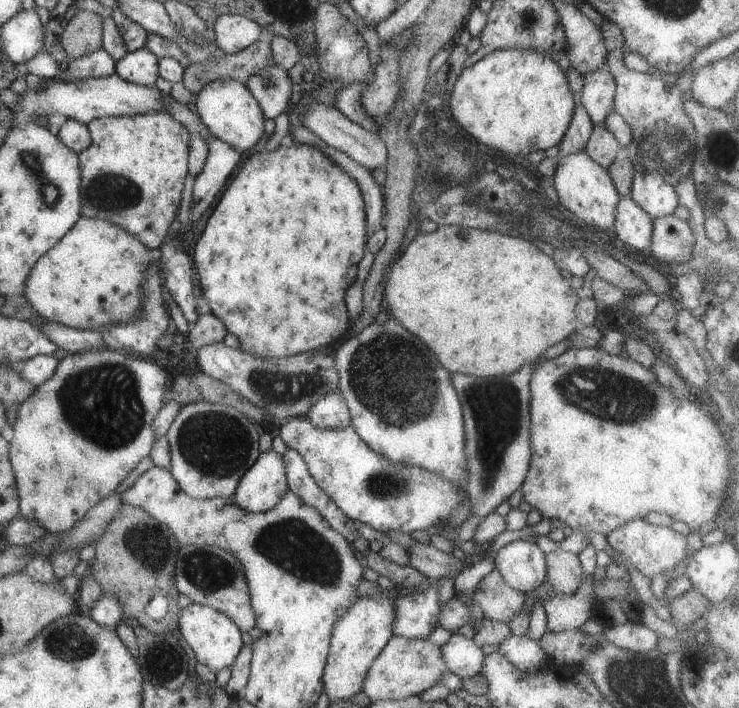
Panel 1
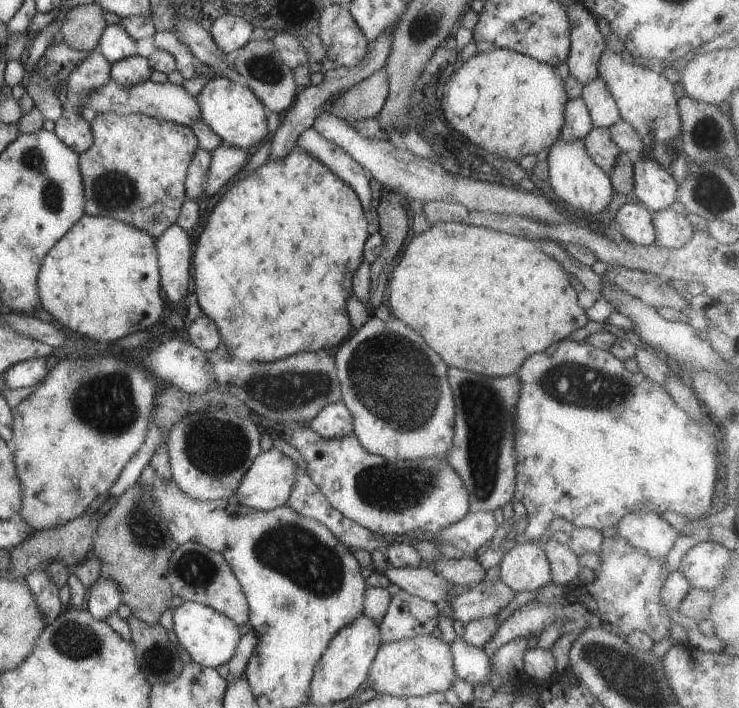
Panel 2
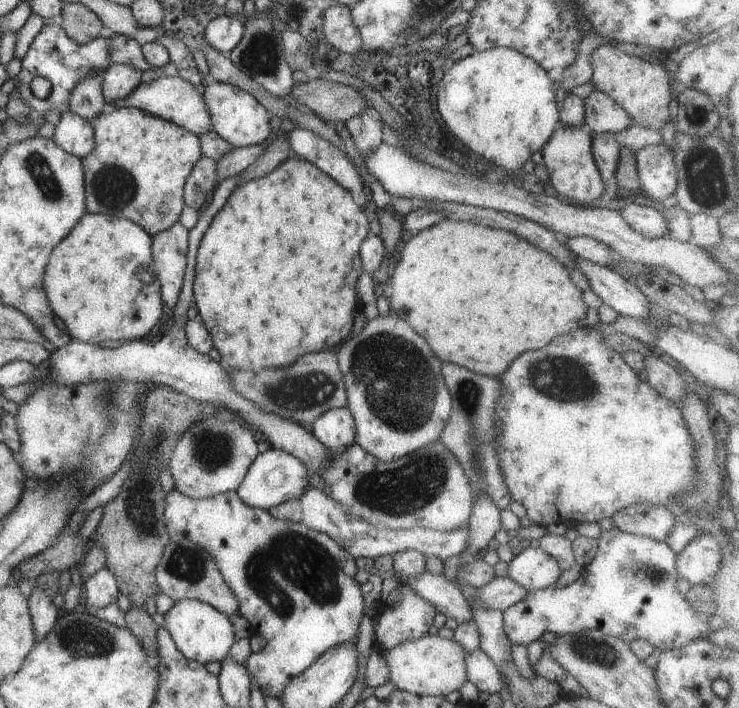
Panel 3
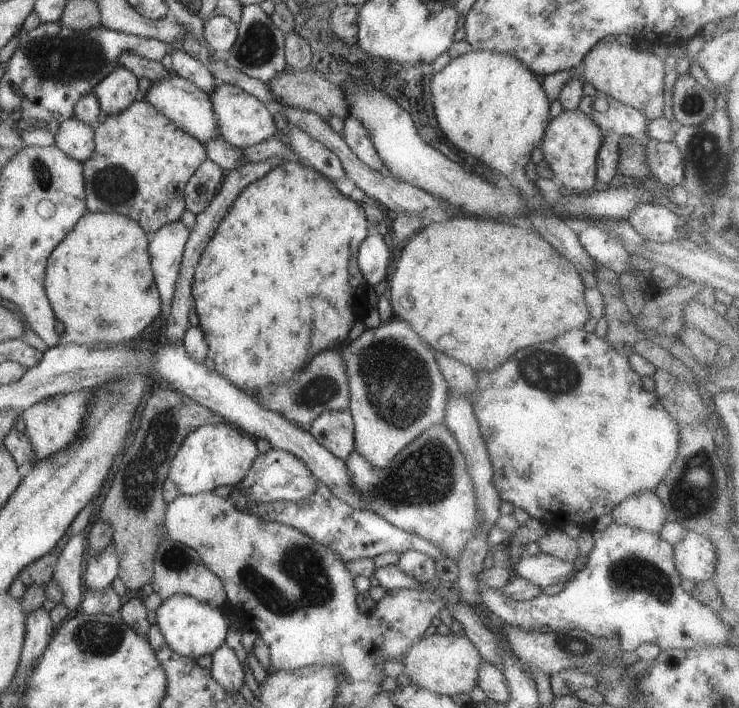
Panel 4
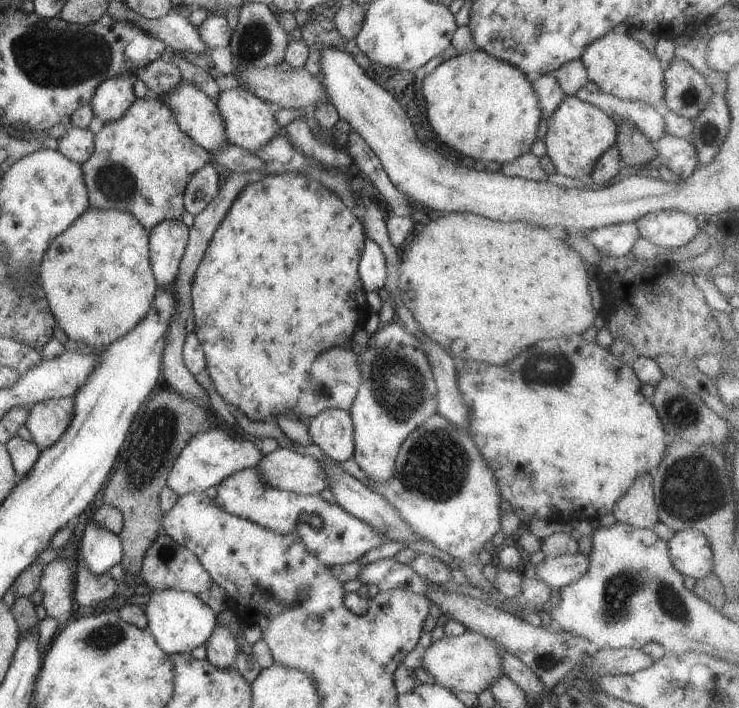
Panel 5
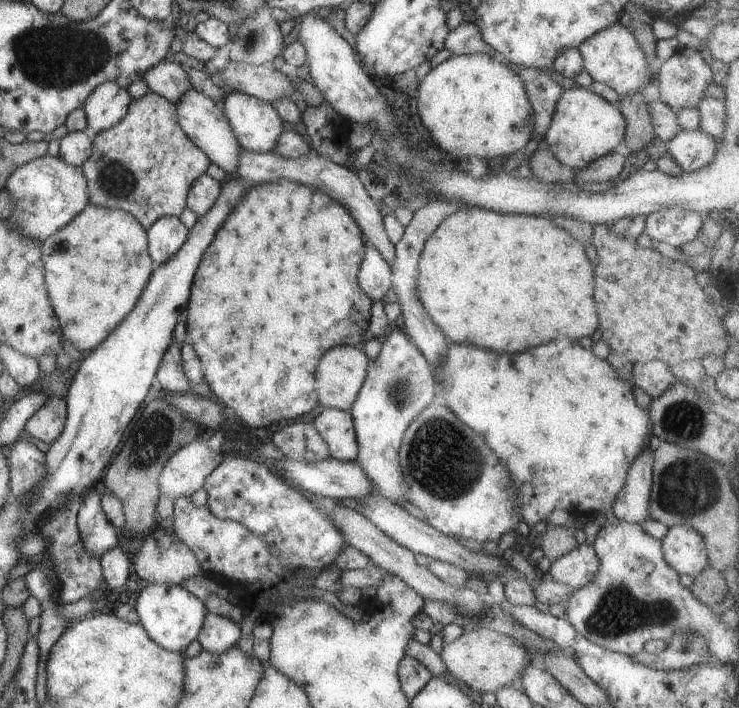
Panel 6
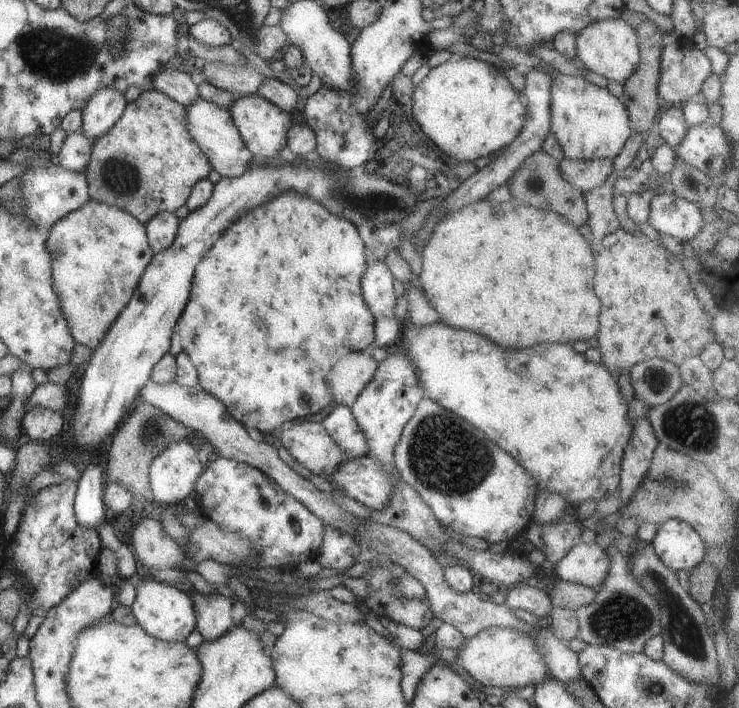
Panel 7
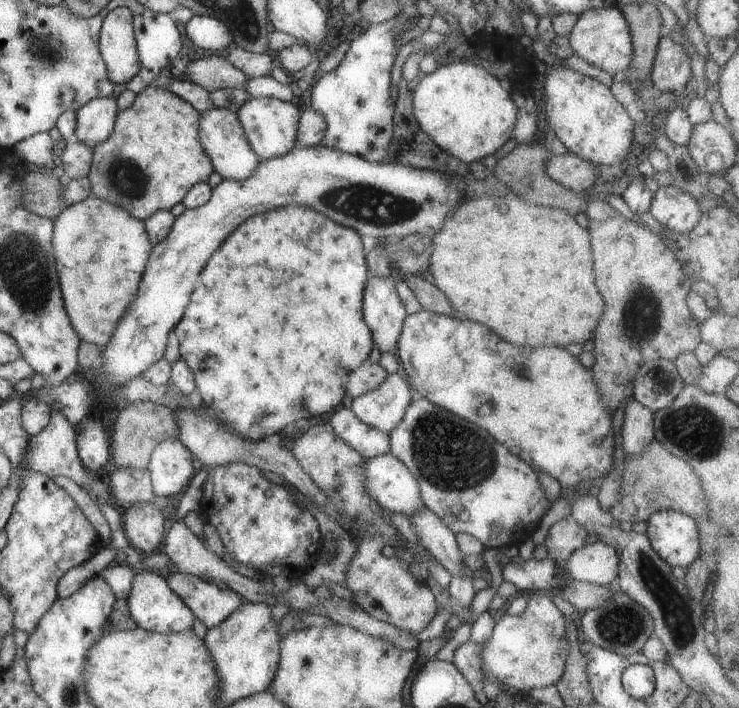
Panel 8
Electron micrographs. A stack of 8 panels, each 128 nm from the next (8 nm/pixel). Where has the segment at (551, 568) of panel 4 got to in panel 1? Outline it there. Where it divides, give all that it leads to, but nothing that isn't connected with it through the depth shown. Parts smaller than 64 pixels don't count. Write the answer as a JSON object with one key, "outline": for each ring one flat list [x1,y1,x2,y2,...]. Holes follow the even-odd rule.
{"outline":[[524,538,498,550,495,568,508,586,528,594,547,580,547,562,544,552,535,543]]}

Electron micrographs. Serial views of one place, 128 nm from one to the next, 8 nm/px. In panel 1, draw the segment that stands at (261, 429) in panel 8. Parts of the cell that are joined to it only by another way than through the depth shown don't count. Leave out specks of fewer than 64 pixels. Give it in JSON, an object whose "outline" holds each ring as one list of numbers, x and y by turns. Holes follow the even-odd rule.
{"outline":[[294,142,290,148,278,145,278,148,272,151,268,151,266,148,258,153,253,151,251,156,242,161,242,166,237,169,227,185,218,204,213,207,214,210,208,218,201,238,196,242,194,254,192,254,192,266,198,273,198,282,201,284,204,296,203,309,217,316,227,332,238,338,239,349,242,352,256,356,256,358,289,357,308,351,321,350,332,344,334,340,342,338,346,331,352,328,351,318,346,304,344,304,344,292,350,284,354,284,356,281,358,264,364,256,368,238,364,198,362,198,362,192,360,192,356,180,350,174,346,174,338,164,334,164,332,159,328,158,321,150]]}

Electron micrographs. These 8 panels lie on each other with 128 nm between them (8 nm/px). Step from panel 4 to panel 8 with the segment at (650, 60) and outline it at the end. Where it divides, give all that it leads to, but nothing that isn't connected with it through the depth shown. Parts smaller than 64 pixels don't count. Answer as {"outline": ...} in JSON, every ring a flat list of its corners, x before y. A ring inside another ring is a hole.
{"outline":[[616,5,586,10,576,20,568,38,574,54,600,70,606,70,610,75,620,71,627,72,631,66,634,54,631,32,622,10]]}

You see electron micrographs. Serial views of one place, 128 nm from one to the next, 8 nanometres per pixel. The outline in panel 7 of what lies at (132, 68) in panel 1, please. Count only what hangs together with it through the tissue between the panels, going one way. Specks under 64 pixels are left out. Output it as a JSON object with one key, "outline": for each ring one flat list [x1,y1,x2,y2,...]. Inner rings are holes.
{"outline":[[99,88,82,111,82,133,91,141,104,136,122,116,127,102,123,92]]}

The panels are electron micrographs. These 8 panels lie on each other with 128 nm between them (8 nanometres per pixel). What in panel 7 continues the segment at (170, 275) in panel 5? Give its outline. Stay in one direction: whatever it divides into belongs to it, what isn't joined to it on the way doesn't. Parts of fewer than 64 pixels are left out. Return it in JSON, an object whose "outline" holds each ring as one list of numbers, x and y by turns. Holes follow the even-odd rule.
{"outline":[[166,211,159,212,146,222,147,239,155,254,172,246,178,234,178,226,180,226,180,219,174,213]]}

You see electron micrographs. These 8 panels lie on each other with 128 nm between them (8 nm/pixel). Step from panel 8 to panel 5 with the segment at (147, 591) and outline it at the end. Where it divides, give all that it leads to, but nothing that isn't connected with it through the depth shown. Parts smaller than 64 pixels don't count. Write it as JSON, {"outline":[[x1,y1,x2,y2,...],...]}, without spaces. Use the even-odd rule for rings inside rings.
{"outline":[[172,588,154,590,149,595,149,601,142,606,147,629,166,654,190,654,198,646,208,642,218,624,218,615,198,595]]}

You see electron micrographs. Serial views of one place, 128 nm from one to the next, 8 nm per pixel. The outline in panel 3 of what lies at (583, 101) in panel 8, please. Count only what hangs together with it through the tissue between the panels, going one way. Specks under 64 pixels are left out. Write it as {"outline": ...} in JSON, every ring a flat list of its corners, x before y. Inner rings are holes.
{"outline":[[560,126,542,148,542,164,547,174,543,182,549,182,566,200,585,207,598,203,606,188,605,180,596,167,591,147,591,134,585,127]]}

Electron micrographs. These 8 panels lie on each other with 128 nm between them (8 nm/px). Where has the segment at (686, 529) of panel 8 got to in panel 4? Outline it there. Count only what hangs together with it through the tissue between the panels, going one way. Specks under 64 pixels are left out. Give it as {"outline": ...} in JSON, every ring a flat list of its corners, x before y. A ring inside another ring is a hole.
{"outline":[[688,530,682,541,676,542,673,548,674,564,682,578,705,584,710,578,716,578,717,550,708,538]]}

